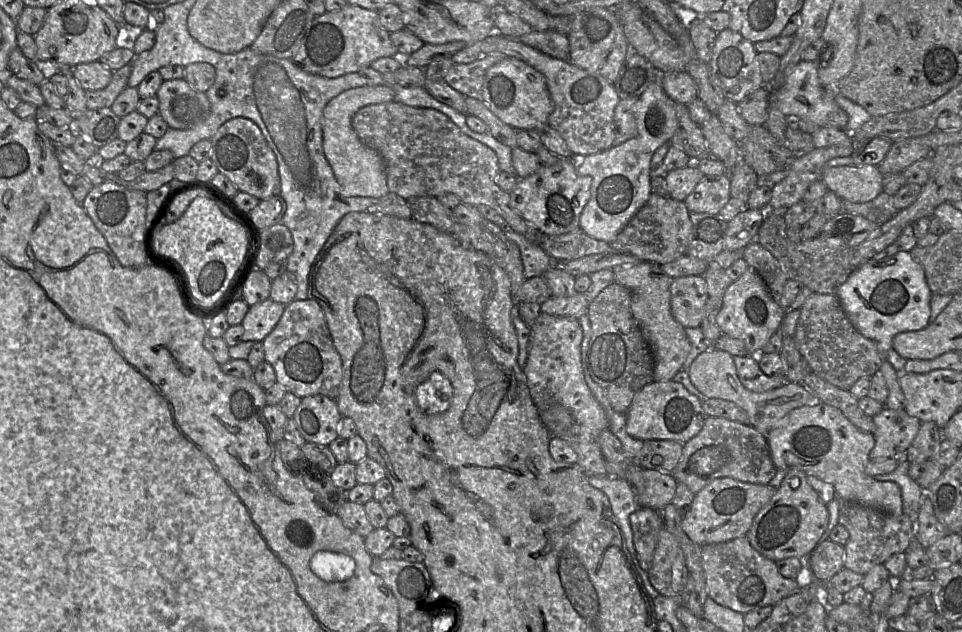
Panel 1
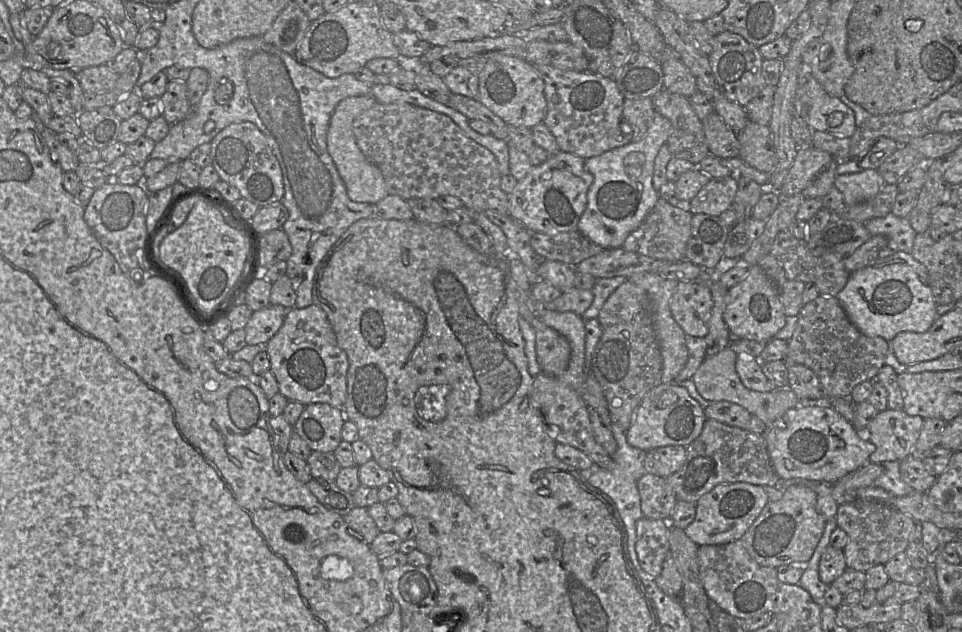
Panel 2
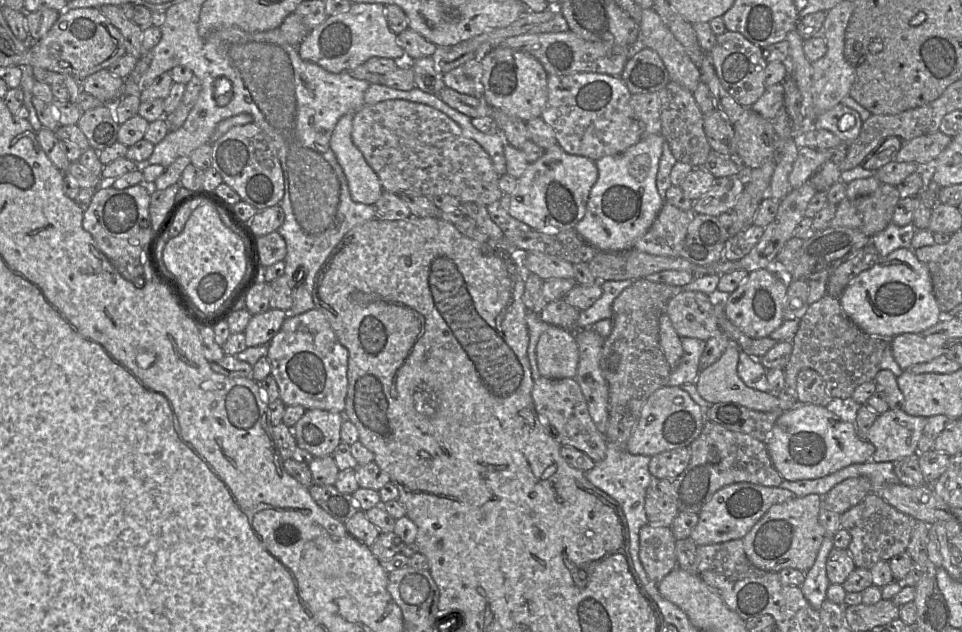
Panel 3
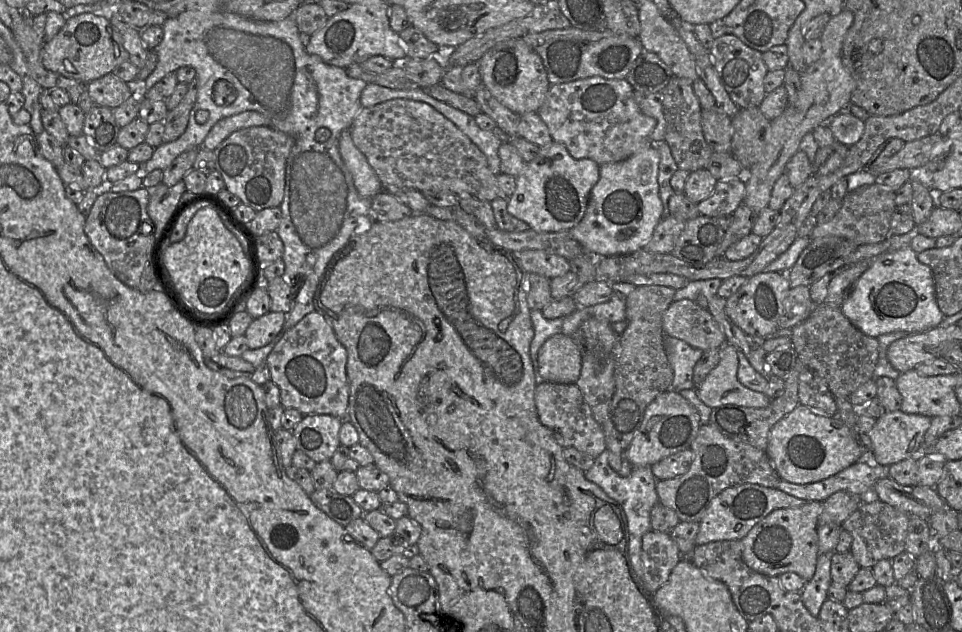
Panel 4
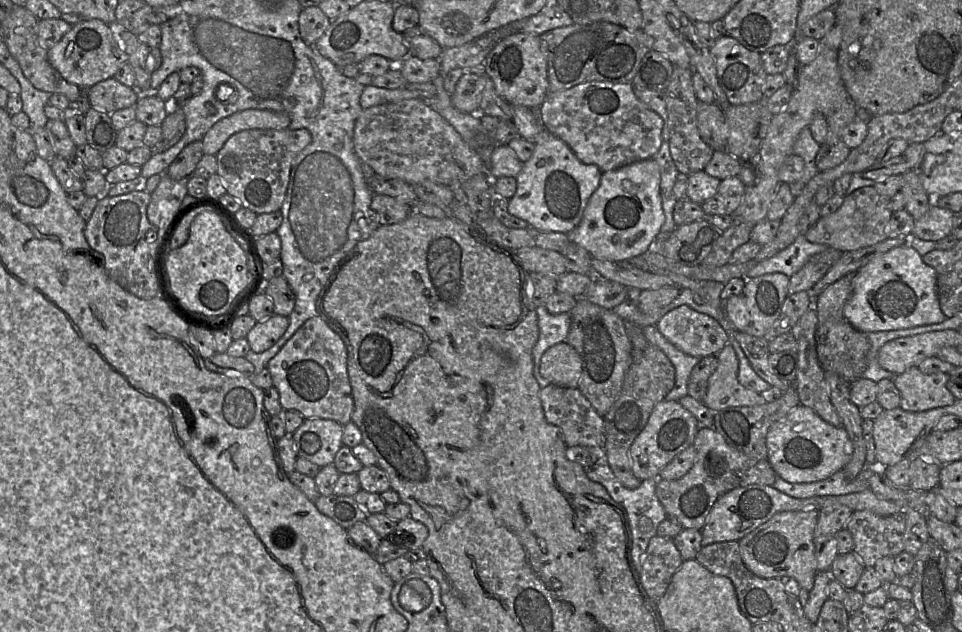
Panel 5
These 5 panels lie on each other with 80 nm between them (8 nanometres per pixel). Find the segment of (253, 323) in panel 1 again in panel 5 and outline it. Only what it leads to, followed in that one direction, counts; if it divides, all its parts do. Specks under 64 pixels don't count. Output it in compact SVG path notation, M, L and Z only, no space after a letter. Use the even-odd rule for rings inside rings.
M277 314L257 322L246 336L252 352L261 353L272 347L285 333L288 325L288 317Z

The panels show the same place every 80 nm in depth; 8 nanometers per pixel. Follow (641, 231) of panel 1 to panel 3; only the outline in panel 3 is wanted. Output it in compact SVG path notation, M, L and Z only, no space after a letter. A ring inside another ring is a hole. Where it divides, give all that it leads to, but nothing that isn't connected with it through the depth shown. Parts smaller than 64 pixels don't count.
M665 202L651 227L633 248L656 256L680 257L692 214Z

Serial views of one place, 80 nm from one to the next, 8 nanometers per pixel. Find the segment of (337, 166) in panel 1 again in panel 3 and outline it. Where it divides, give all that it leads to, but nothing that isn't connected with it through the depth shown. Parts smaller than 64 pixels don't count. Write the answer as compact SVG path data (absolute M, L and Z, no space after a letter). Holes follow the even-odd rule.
M346 114L338 120L331 135L330 148L345 174L351 199L356 203L374 205L384 190L377 174L352 141L354 115Z

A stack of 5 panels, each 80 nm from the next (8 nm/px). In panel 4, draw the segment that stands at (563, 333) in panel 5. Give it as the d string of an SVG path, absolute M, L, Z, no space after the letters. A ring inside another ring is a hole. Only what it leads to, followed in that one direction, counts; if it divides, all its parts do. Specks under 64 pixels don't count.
M531 310L530 318L534 330L534 336L530 344L530 358L537 385L544 382L538 370L538 351L548 338L555 334L562 333L564 318L546 319L539 310Z

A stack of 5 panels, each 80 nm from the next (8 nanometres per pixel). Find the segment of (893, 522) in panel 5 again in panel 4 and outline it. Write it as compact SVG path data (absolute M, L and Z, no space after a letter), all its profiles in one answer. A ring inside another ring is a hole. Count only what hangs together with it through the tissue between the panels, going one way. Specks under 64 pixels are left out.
M874 499L862 502L860 506L841 524L842 529L852 536L850 553L862 568L872 568L883 559L892 560L905 551L909 514Z

